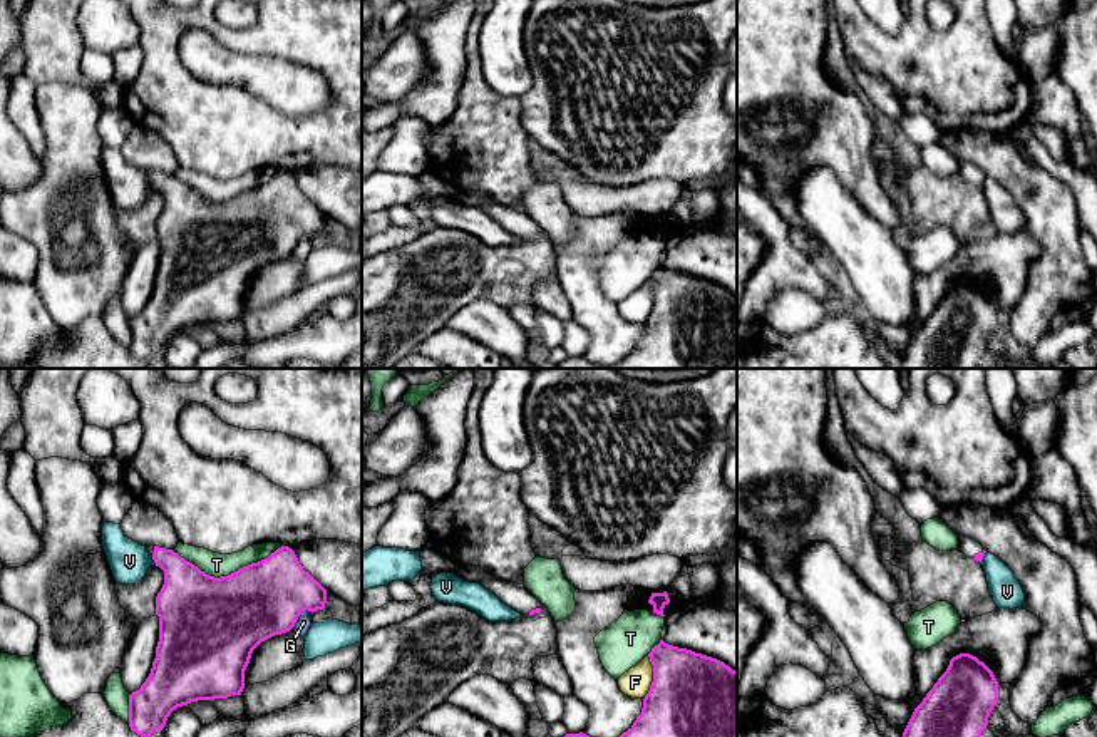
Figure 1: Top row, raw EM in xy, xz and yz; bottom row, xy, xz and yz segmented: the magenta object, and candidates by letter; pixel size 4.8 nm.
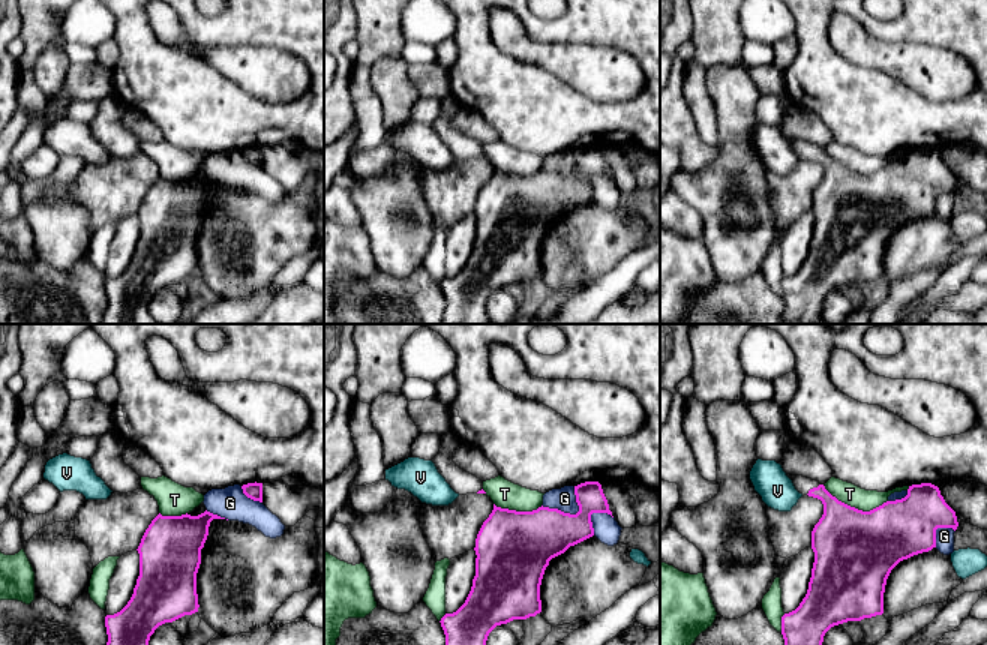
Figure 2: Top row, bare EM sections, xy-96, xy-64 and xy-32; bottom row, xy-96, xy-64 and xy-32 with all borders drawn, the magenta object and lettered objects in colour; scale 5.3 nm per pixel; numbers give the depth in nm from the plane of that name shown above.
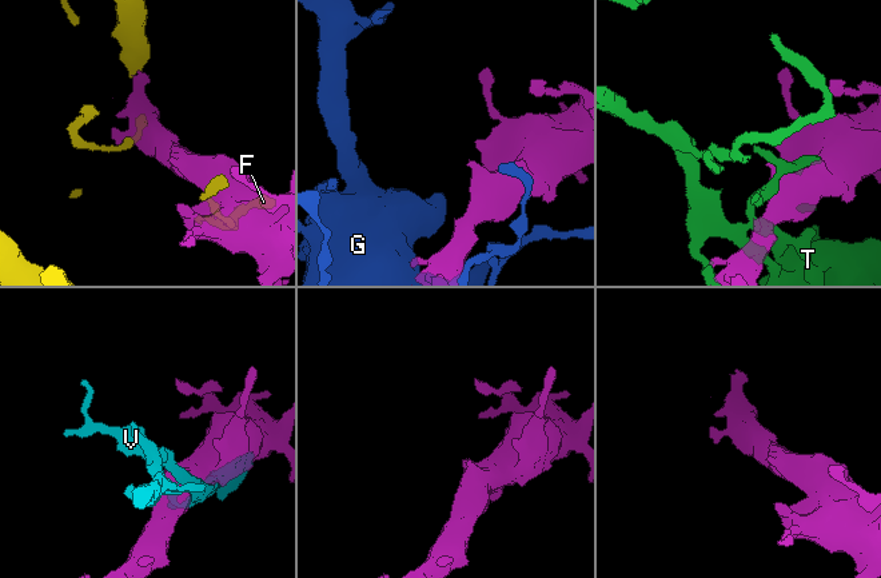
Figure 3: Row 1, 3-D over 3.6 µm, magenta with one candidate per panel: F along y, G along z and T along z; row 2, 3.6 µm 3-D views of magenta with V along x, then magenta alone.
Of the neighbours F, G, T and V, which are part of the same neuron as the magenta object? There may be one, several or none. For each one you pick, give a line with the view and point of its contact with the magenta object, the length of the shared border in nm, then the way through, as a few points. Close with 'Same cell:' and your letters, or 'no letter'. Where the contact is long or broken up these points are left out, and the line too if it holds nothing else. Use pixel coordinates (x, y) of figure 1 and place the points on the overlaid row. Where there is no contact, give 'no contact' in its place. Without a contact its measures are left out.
Same cell: no letter

